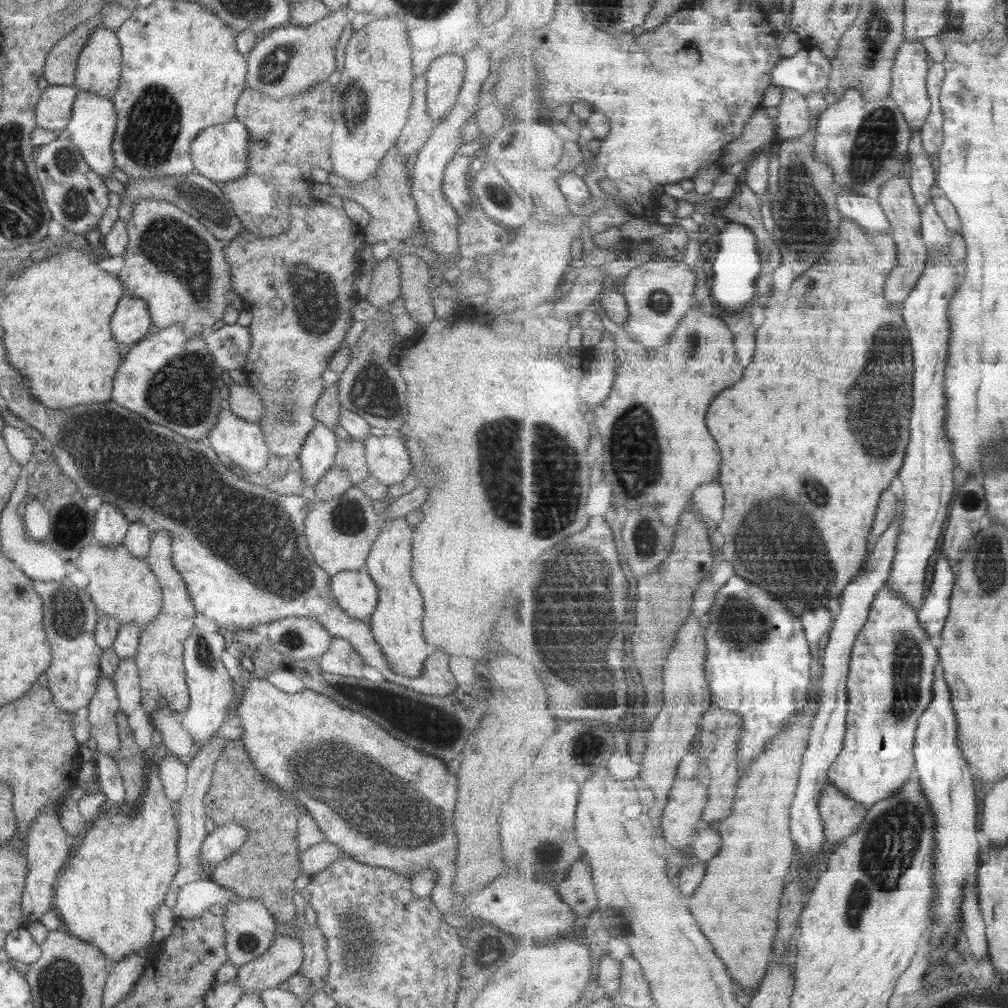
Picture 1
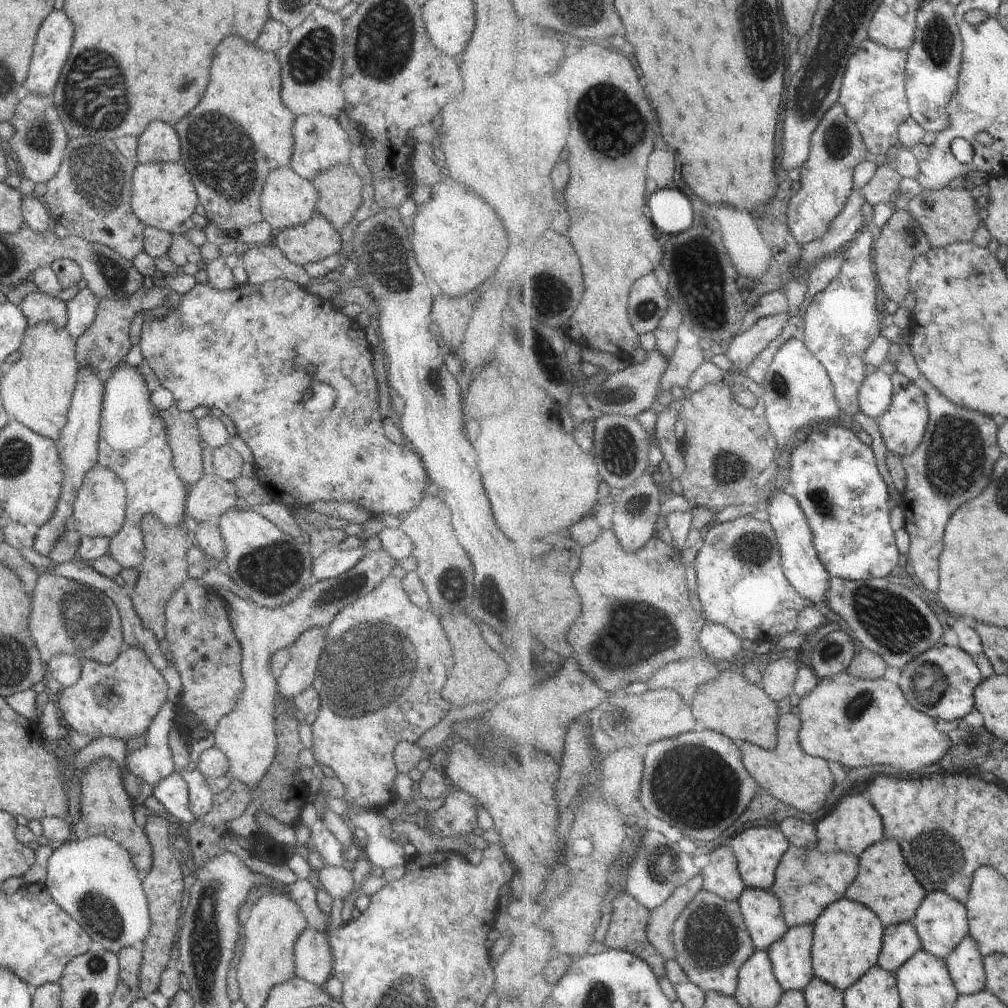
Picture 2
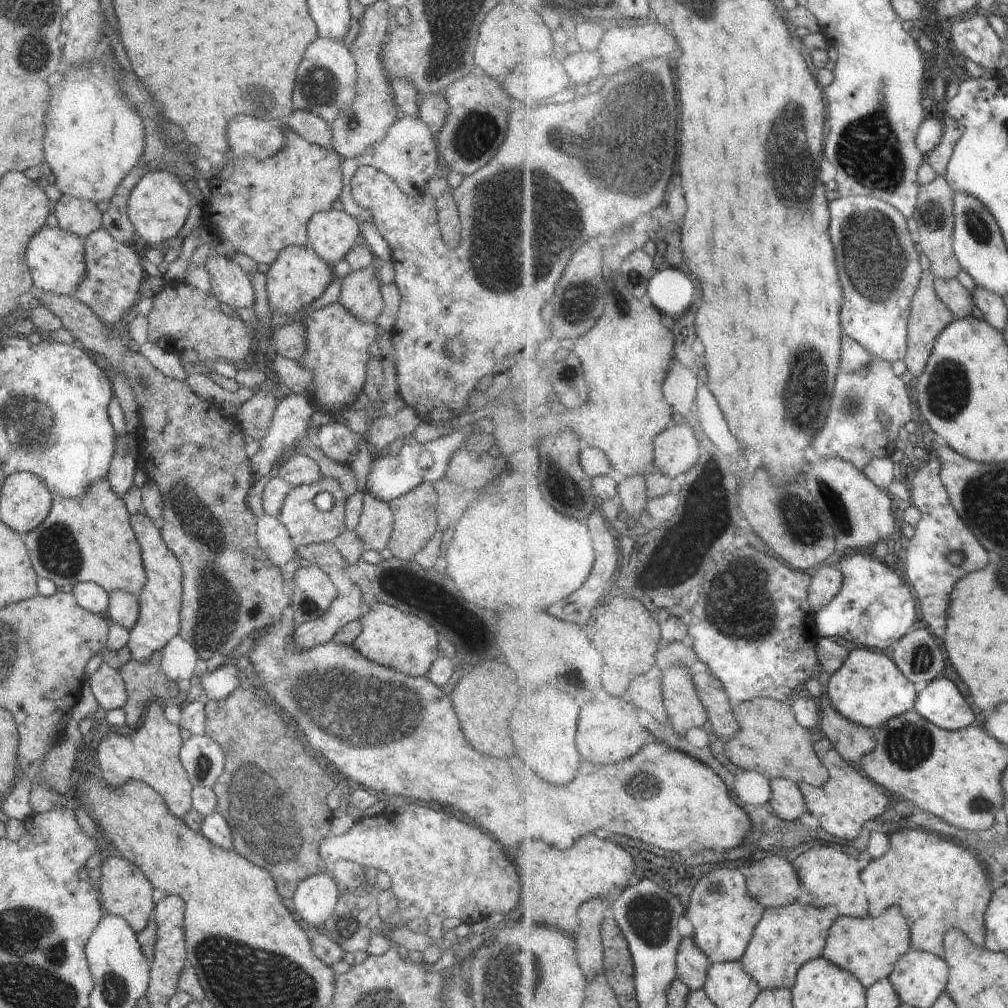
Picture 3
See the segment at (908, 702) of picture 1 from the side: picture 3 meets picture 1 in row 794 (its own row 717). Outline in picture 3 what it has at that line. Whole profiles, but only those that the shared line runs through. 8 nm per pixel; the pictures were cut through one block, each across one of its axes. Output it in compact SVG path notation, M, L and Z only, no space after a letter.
M874 648L854 649L843 667L832 675L829 695L833 705L845 716L861 725L878 729L917 705L919 691L899 664Z

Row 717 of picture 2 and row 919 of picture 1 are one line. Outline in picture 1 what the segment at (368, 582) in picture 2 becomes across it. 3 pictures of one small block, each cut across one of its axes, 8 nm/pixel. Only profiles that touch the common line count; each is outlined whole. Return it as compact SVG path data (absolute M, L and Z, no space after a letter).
M252 898L224 904L224 909L226 914L222 916L222 923L224 923L228 962L240 969L267 952L276 934L279 933L280 926L273 914L270 914L270 911L258 900Z

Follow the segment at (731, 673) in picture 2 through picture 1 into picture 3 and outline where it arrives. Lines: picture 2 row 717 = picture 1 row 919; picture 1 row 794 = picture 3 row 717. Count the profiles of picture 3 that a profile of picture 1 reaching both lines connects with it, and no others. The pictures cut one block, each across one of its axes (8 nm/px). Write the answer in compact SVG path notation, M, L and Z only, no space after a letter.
M758 698L752 702L744 702L736 708L736 716L740 718L742 730L736 738L728 742L730 758L740 768L764 772L768 778L784 776L792 778L794 782L810 782L812 786L823 787L831 780L828 768L816 754L812 732L800 726L796 720L794 708L788 702L772 700L772 698Z

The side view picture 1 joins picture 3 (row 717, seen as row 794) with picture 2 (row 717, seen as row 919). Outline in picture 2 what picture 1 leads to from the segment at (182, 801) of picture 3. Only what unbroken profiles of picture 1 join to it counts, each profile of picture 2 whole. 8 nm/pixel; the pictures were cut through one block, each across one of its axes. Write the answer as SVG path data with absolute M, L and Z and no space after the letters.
M130 647L120 652L118 658L109 665L86 658L79 661L82 668L80 680L74 686L63 688L58 695L57 707L62 712L62 722L72 733L86 736L127 740L145 734L152 719L168 701L169 686L144 650Z

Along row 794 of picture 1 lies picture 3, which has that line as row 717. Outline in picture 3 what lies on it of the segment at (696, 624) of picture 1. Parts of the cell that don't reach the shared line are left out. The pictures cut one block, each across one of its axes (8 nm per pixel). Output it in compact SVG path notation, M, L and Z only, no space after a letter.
M640 676L630 686L632 698L636 706L646 708L650 714L654 714L660 722L668 722L668 710L664 704L664 690L662 690L662 678L650 678Z

